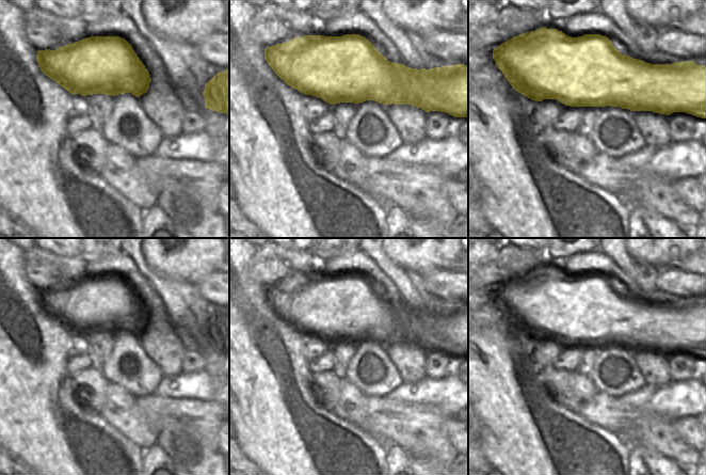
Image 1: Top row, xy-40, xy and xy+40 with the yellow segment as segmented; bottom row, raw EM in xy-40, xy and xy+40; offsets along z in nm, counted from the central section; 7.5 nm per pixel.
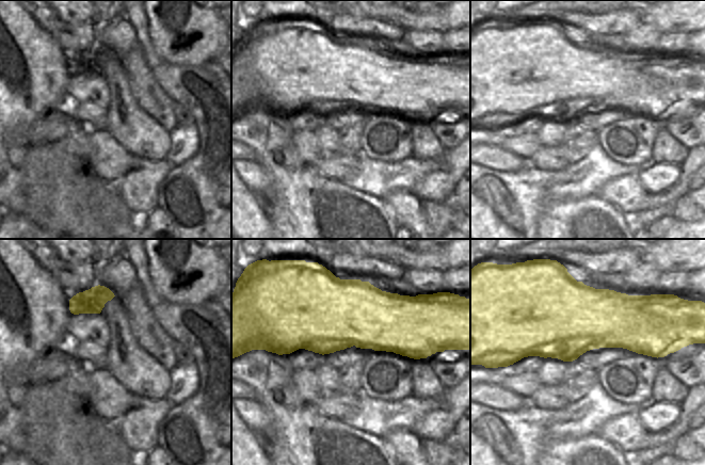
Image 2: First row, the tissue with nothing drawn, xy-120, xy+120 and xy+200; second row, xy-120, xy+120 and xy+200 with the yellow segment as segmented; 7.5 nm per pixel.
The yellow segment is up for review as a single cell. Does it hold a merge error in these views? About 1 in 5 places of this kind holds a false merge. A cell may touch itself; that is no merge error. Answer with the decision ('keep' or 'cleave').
keep

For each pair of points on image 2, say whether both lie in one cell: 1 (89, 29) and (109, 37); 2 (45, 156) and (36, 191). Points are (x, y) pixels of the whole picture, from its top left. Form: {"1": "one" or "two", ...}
{"1": "two", "2": "two"}

